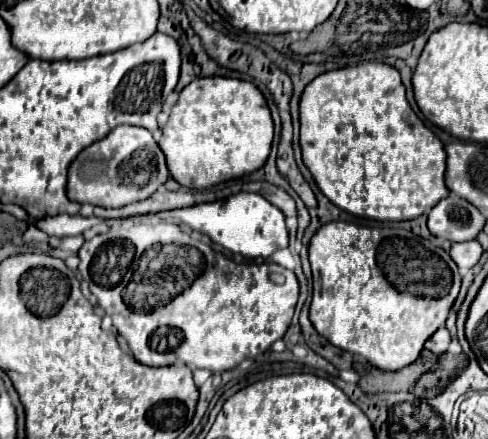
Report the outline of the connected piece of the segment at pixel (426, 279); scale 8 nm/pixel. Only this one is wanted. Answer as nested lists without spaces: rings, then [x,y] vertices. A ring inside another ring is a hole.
[[[331,221],[313,235],[309,261],[315,273],[309,317],[317,333],[331,345],[357,353],[383,371],[399,371],[421,355],[425,341],[445,325],[461,289],[461,275],[451,255],[433,241],[403,229]]]

